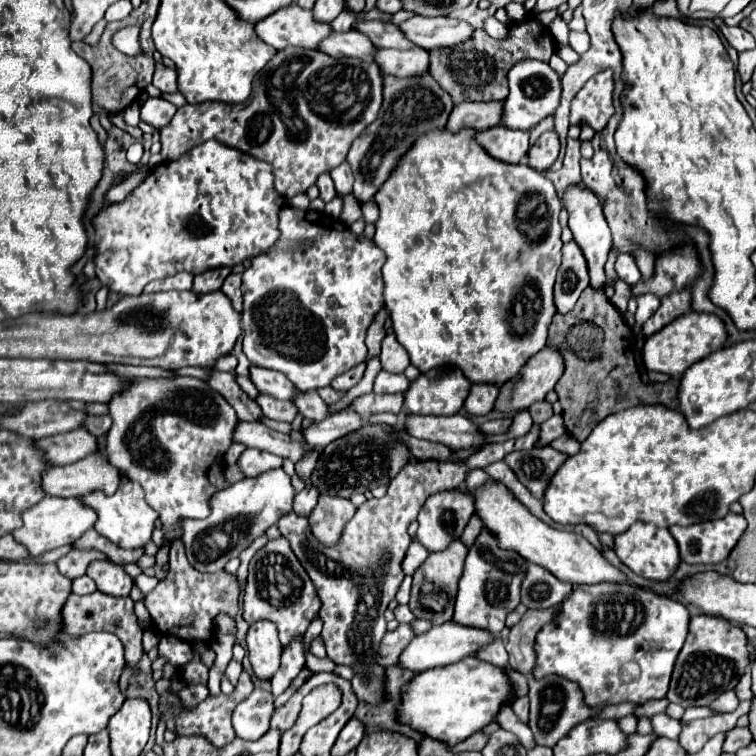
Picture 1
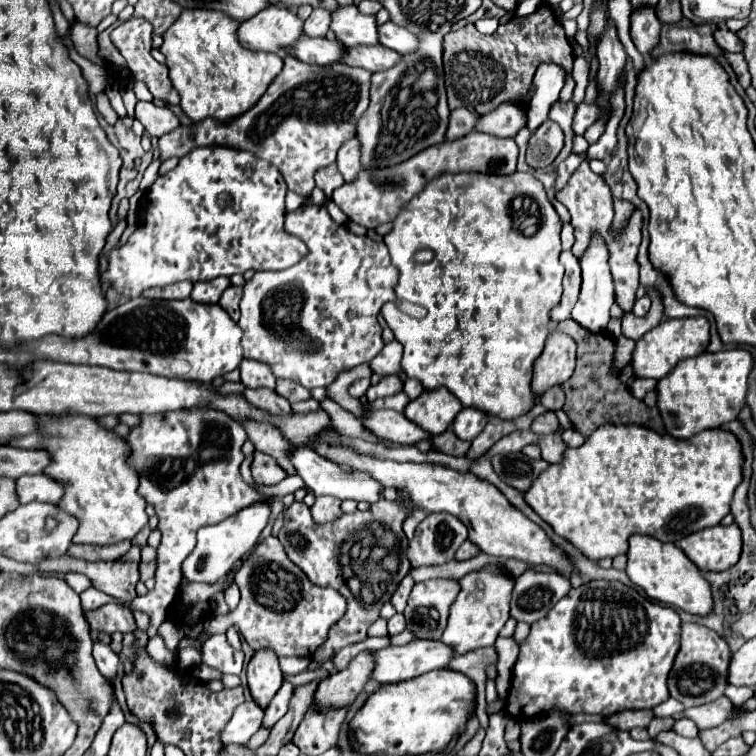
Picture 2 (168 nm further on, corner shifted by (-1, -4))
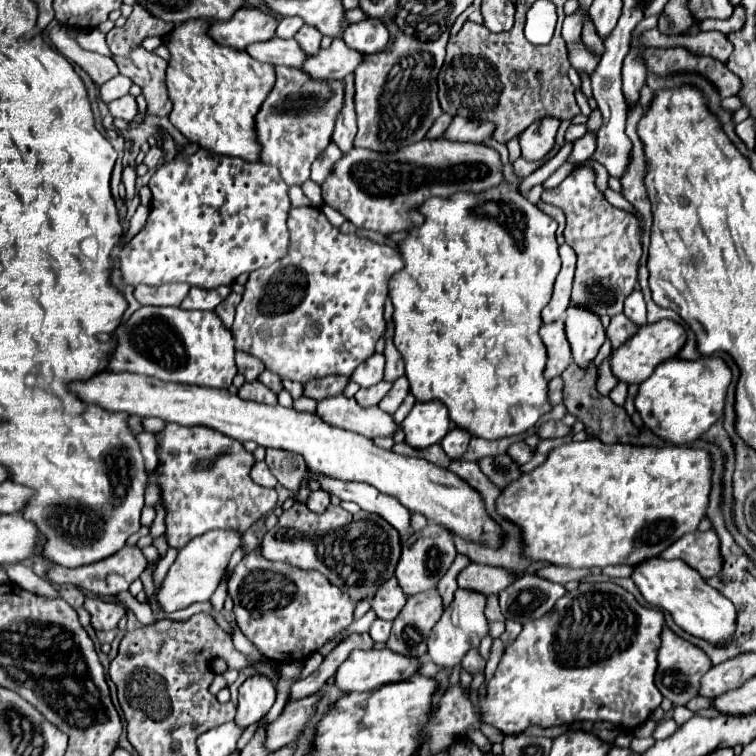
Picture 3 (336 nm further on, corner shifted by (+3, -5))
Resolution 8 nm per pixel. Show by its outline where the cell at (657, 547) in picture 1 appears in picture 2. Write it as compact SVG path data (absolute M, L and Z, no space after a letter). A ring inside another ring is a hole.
M633 535L627 551L627 575L639 585L653 601L679 607L691 615L709 615L713 609L711 585L705 581L703 571L689 561L689 557L673 543L661 543L655 537Z

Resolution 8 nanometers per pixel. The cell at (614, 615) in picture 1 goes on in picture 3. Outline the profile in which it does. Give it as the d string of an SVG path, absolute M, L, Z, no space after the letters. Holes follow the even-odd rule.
M581 582L579 588L567 592L549 614L523 624L517 640L505 648L497 672L487 684L487 696L485 700L479 700L479 706L473 706L467 700L461 686L453 686L443 694L437 714L429 718L429 724L423 730L425 736L431 736L431 752L441 752L457 738L463 738L469 726L477 728L479 718L503 734L521 734L529 724L547 728L579 720L605 720L625 732L635 730L663 702L663 696L655 686L663 626L665 616L661 610L641 606L633 594L615 582Z

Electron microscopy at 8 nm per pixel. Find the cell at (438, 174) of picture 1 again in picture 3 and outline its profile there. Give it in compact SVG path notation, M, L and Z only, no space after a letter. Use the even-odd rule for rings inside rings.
M503 182L499 186L493 186L477 194L455 192L449 198L429 198L427 202L419 206L419 212L425 216L425 222L421 226L409 228L407 238L397 244L397 250L405 262L405 270L393 274L389 280L389 298L395 306L393 342L405 360L405 370L407 370L405 376L411 384L411 392L421 402L441 400L449 408L449 418L455 422L455 426L467 428L473 436L495 440L503 436L521 434L527 428L531 428L539 420L541 414L551 410L551 404L547 402L547 380L543 378L547 354L545 354L545 344L539 338L539 328L541 328L541 310L551 300L553 284L561 268L559 245L555 242L555 230L558 224L551 216L541 212L535 204L531 204L527 196L509 182Z

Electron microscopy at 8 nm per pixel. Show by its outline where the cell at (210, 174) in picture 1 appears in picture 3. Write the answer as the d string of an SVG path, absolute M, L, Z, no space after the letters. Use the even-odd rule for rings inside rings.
M199 150L193 156L175 156L173 162L169 164L161 164L155 174L149 180L149 188L151 188L151 198L149 218L145 228L131 238L131 242L125 246L125 252L119 258L119 268L123 274L123 284L129 286L139 286L139 284L147 284L147 286L161 286L167 282L187 282L191 286L199 286L199 288L217 288L221 284L231 286L231 282L235 282L235 278L239 274L245 272L253 272L265 266L271 266L273 262L281 260L287 250L289 250L289 230L287 230L287 212L289 212L289 196L287 196L287 184L283 182L279 170L275 166L263 164L263 162L247 162L243 158L237 156L223 156L223 154L213 154L209 150Z

